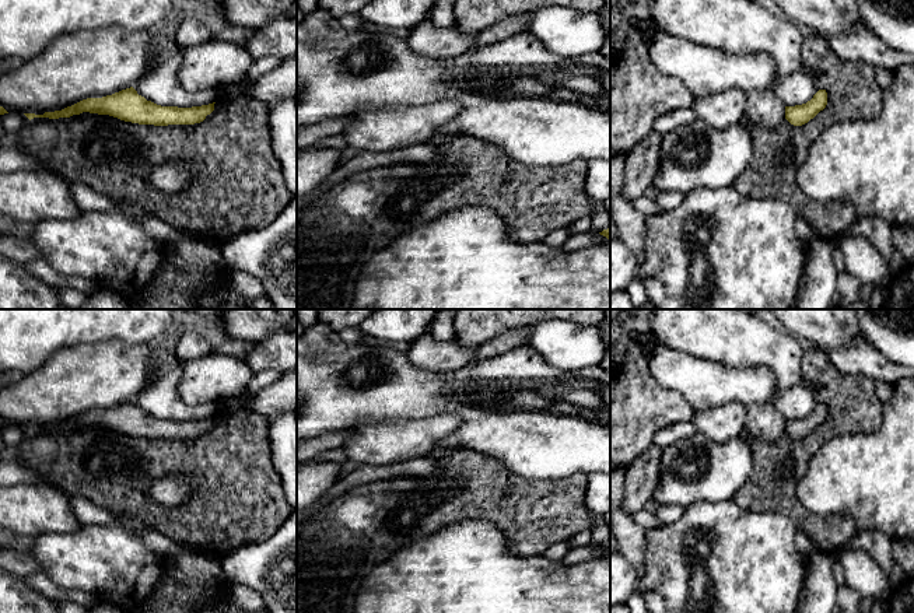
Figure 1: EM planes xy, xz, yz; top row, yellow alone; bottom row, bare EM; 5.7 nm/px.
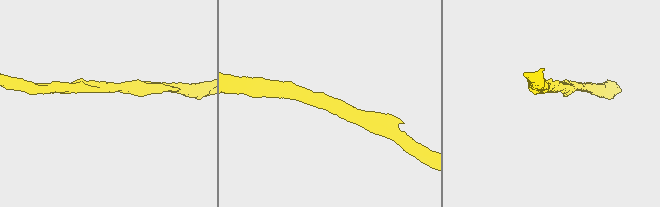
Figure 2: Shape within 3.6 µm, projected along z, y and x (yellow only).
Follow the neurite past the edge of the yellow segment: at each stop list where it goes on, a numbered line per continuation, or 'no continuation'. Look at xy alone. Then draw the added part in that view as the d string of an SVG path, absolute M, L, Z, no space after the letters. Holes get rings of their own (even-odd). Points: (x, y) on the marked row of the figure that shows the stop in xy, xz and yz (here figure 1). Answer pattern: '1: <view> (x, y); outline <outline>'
no continuation

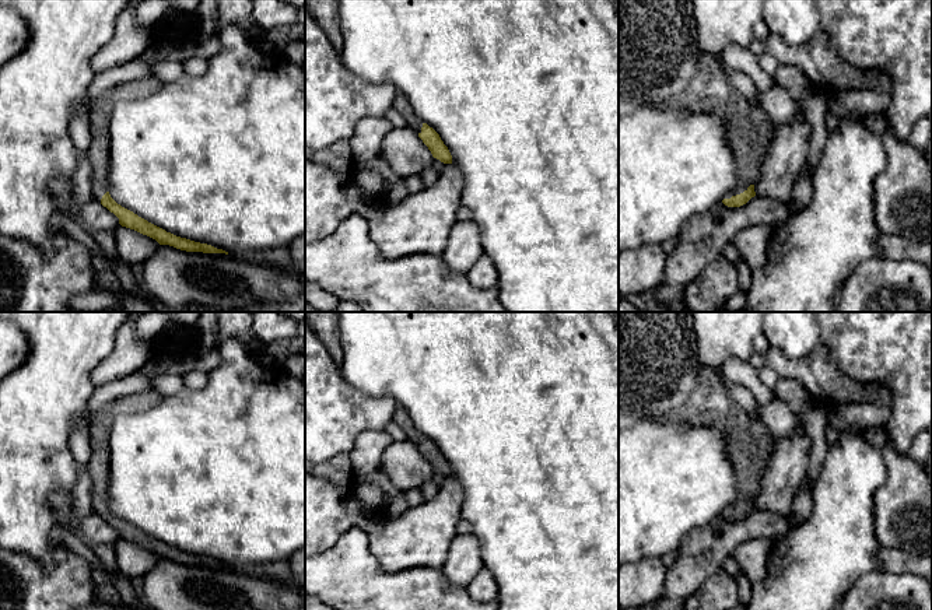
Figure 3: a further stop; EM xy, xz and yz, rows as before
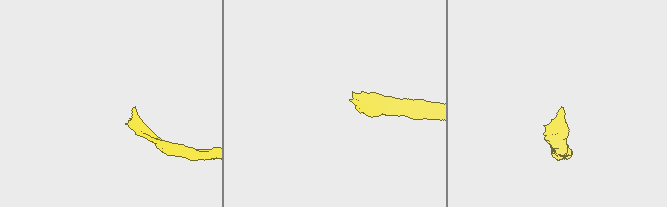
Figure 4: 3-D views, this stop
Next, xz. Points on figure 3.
1: xz (400, 102); outline M396 95L393 108L396 108L403 115L407 127L414 130L417 134L421 133L424 122L414 113L410 102L404 95Z

